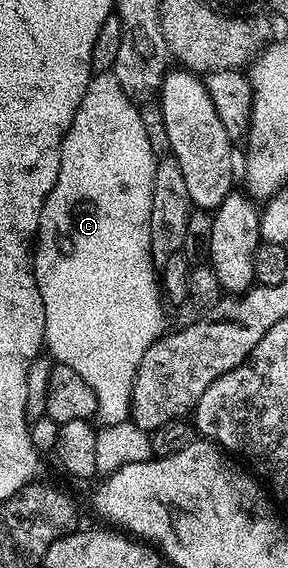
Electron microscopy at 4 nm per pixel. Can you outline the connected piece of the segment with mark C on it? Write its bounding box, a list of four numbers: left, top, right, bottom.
[33,72,163,425]

